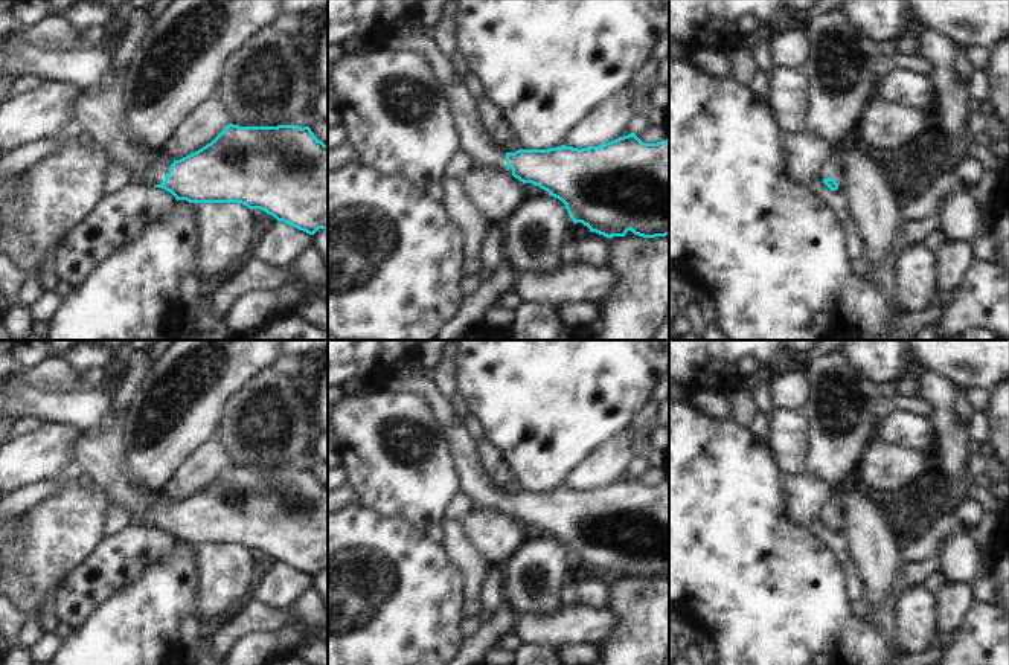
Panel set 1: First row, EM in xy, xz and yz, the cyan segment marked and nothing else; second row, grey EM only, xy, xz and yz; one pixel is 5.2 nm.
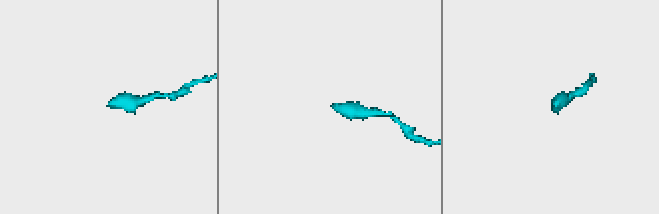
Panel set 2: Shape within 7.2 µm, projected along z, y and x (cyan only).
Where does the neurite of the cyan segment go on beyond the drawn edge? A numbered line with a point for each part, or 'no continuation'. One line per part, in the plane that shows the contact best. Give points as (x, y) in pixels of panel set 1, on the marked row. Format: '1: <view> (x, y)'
1: xy (157, 170).

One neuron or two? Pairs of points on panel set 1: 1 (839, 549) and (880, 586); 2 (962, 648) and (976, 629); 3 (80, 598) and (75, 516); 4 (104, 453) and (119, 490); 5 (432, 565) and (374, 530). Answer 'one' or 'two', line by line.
1: two
2: one
3: two
4: one
5: one

